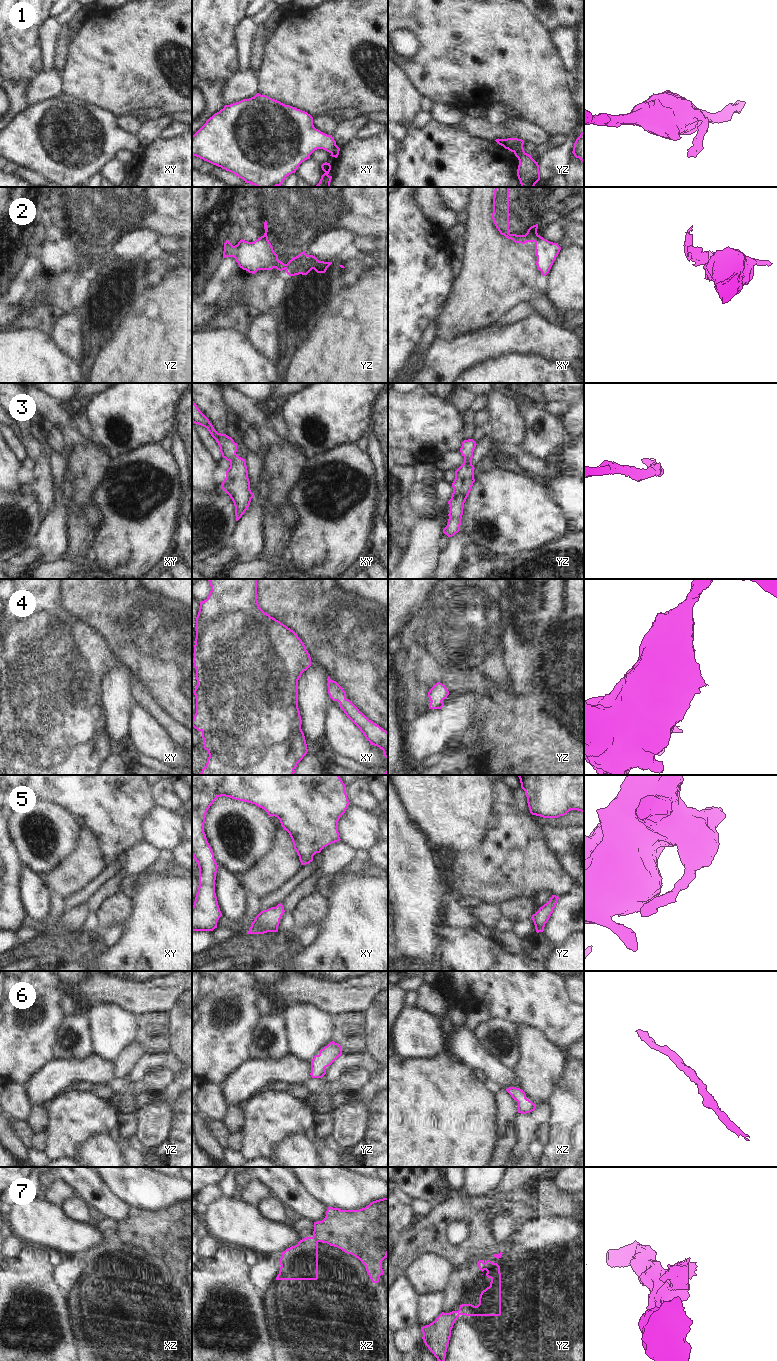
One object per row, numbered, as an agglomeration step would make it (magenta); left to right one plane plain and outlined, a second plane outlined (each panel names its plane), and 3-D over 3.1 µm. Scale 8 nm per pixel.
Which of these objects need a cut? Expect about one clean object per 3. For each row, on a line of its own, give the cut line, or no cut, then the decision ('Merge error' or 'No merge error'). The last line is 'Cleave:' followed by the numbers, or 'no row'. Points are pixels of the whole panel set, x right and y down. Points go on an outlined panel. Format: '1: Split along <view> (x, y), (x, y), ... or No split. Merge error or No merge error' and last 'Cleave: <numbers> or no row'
1: Split along yz (522, 145), (514, 152). Merge error
2: Split along xy (540, 236), (534, 241). Merge error
3: No split. No merge error
4: No split. No merge error
5: No split. No merge error
6: No split. No merge error
7: Split along xz (313, 1236), (318, 1241). Merge error
Cleave: 1, 2, 7

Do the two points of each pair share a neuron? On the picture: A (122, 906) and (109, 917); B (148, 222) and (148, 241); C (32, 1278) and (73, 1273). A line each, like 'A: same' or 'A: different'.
A: same
B: different
C: different

